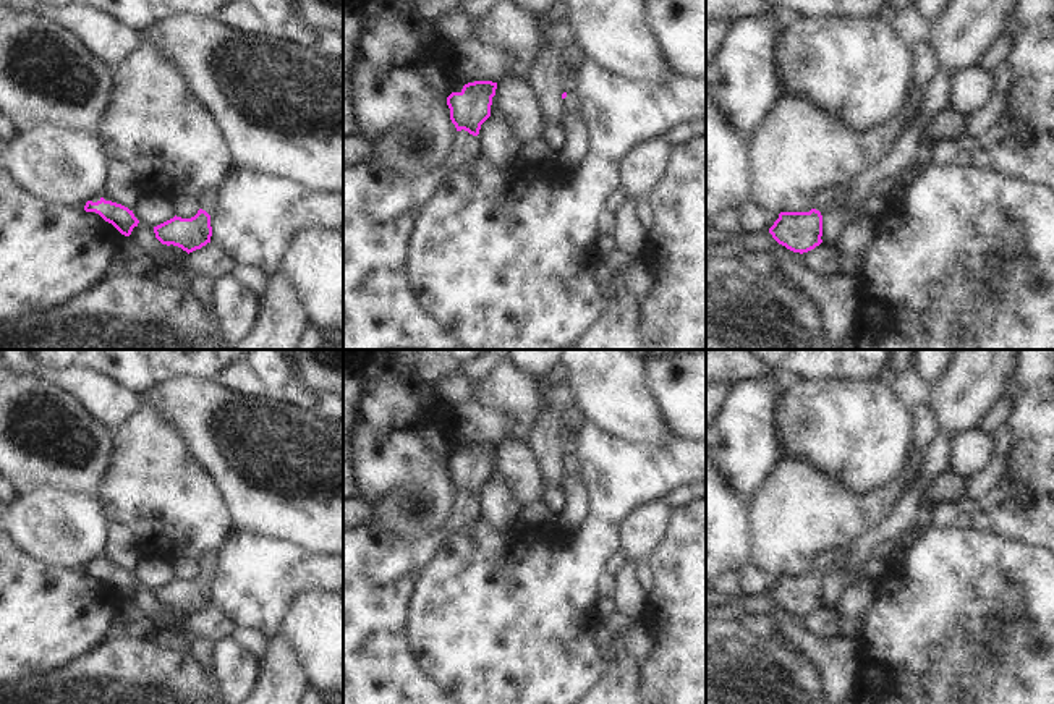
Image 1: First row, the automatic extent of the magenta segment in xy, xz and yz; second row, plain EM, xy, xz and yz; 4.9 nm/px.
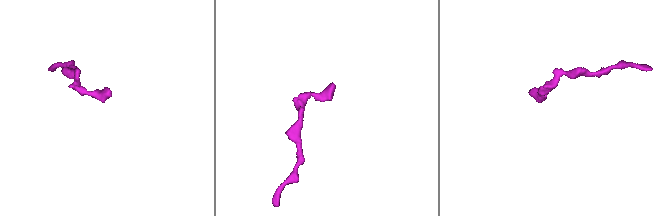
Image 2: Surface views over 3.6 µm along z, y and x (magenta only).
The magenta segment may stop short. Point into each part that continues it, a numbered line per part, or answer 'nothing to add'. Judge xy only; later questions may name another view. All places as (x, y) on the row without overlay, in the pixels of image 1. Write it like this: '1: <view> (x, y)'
1: xy (206, 564)

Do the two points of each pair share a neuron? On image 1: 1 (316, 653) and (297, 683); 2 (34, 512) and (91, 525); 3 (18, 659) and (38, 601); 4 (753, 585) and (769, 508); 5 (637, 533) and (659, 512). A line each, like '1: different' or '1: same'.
1: different
2: same
3: same
4: different
5: same

